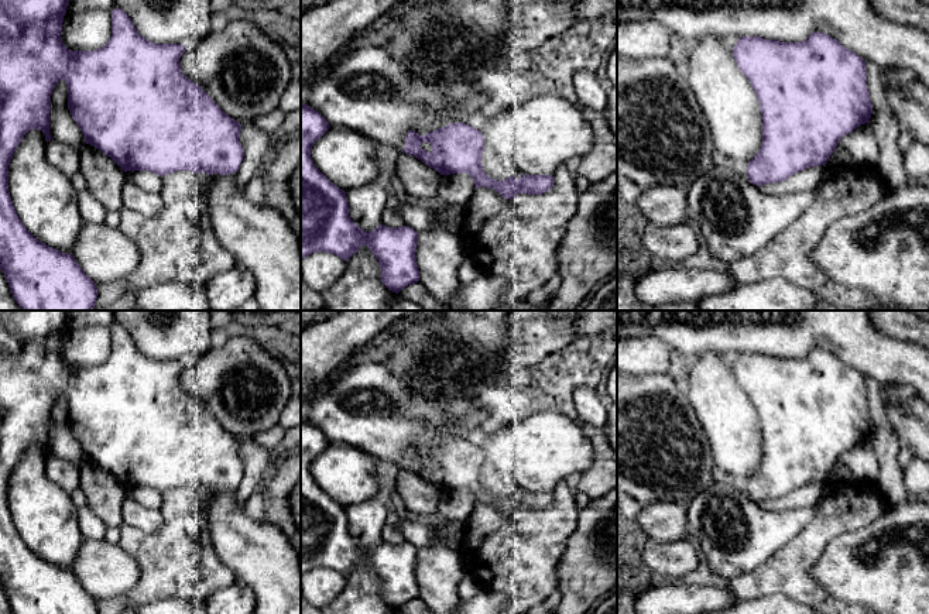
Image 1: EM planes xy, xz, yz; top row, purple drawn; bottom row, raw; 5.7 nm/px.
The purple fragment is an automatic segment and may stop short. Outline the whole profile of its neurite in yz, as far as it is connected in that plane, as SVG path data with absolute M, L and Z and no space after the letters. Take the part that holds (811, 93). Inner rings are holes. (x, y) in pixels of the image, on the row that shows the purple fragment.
M812 32L801 42L740 37L731 54L757 93L762 143L748 162L714 150L713 165L733 168L767 195L815 191L840 138L870 123L865 61L823 32Z

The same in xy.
M0 0L0 270L10 285L10 292L23 311L92 311L97 299L96 284L83 272L72 254L61 253L59 250L38 241L25 229L14 209L8 192L8 165L23 137L30 130L41 130L45 134L47 143L52 138L49 134L51 95L59 80L66 83L68 109L72 119L82 130L86 144L96 147L110 157L126 172L127 182L131 182L147 192L160 193L162 188L162 176L176 171L191 171L193 174L205 172L208 175L236 174L244 157L244 148L240 144L241 124L227 116L199 85L193 83L182 73L179 59L186 47L181 44L155 44L147 41L137 31L131 18L123 10L116 7L112 11L112 35L104 47L93 51L71 51L65 47L61 37L68 1L69 0Z

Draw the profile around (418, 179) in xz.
M401 151L395 172L407 195L415 198L436 196L442 175L414 155Z

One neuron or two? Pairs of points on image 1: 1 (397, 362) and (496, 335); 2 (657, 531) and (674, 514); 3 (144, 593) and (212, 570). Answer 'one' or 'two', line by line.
1: one
2: one
3: one

